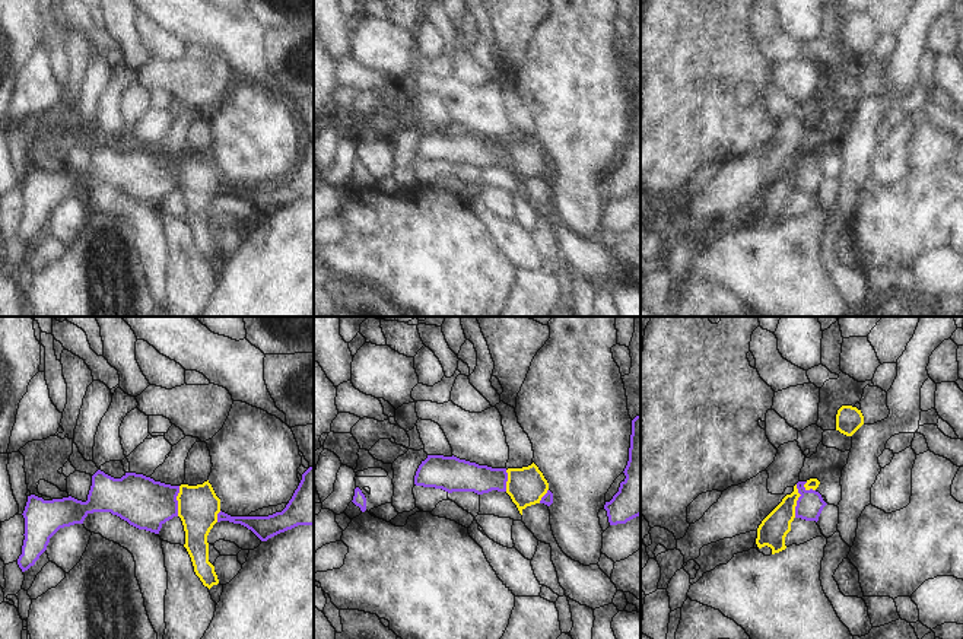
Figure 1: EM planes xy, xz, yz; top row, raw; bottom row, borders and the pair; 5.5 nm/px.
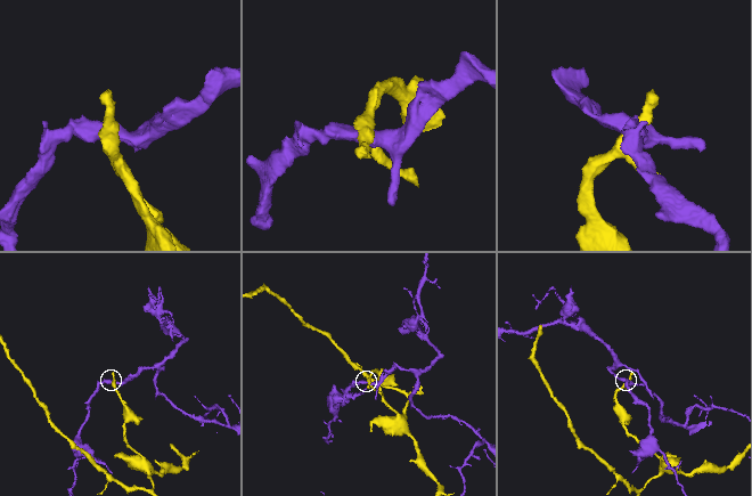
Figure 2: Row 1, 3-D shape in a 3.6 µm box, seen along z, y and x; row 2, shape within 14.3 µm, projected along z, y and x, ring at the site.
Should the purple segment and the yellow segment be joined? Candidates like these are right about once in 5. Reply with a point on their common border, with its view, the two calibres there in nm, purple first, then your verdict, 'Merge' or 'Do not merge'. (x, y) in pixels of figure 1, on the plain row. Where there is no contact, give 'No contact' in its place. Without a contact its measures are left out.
Touches purple at yz (797, 174). Thickness 150 nm (purple) against 160 nm. Do not merge

